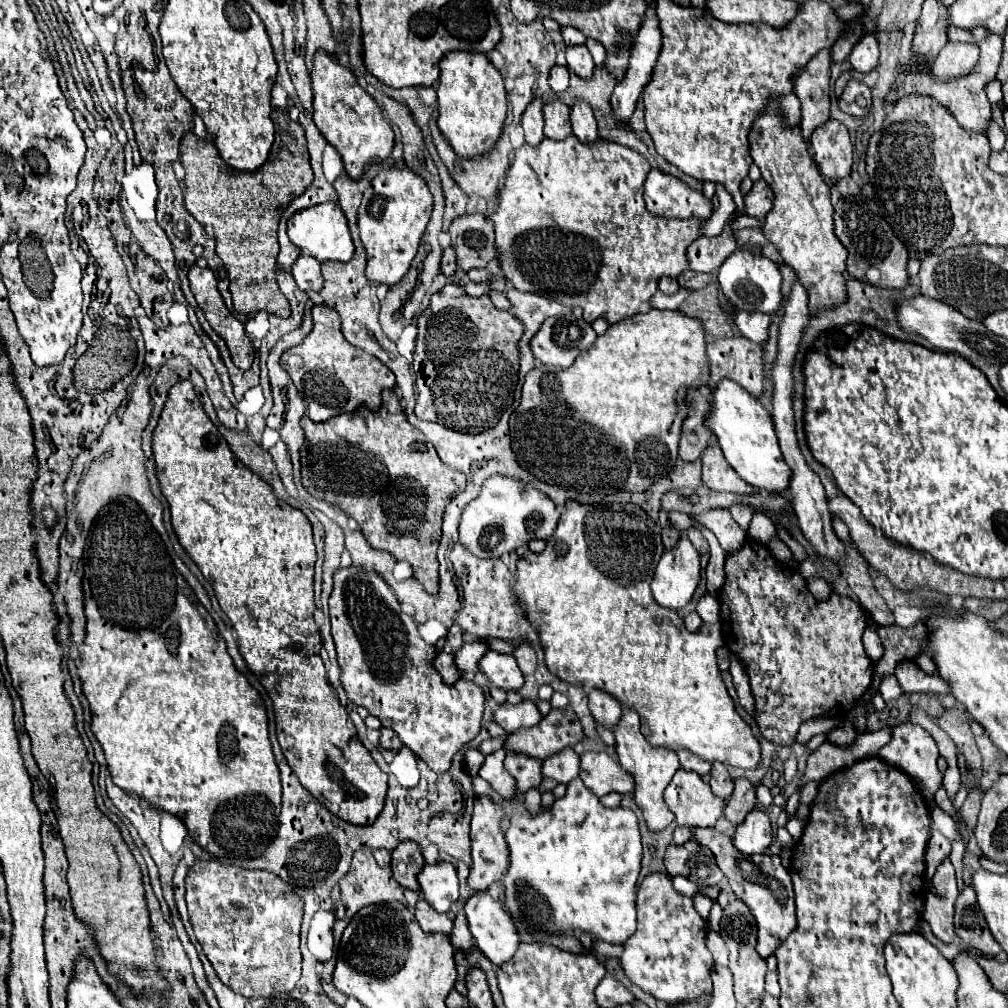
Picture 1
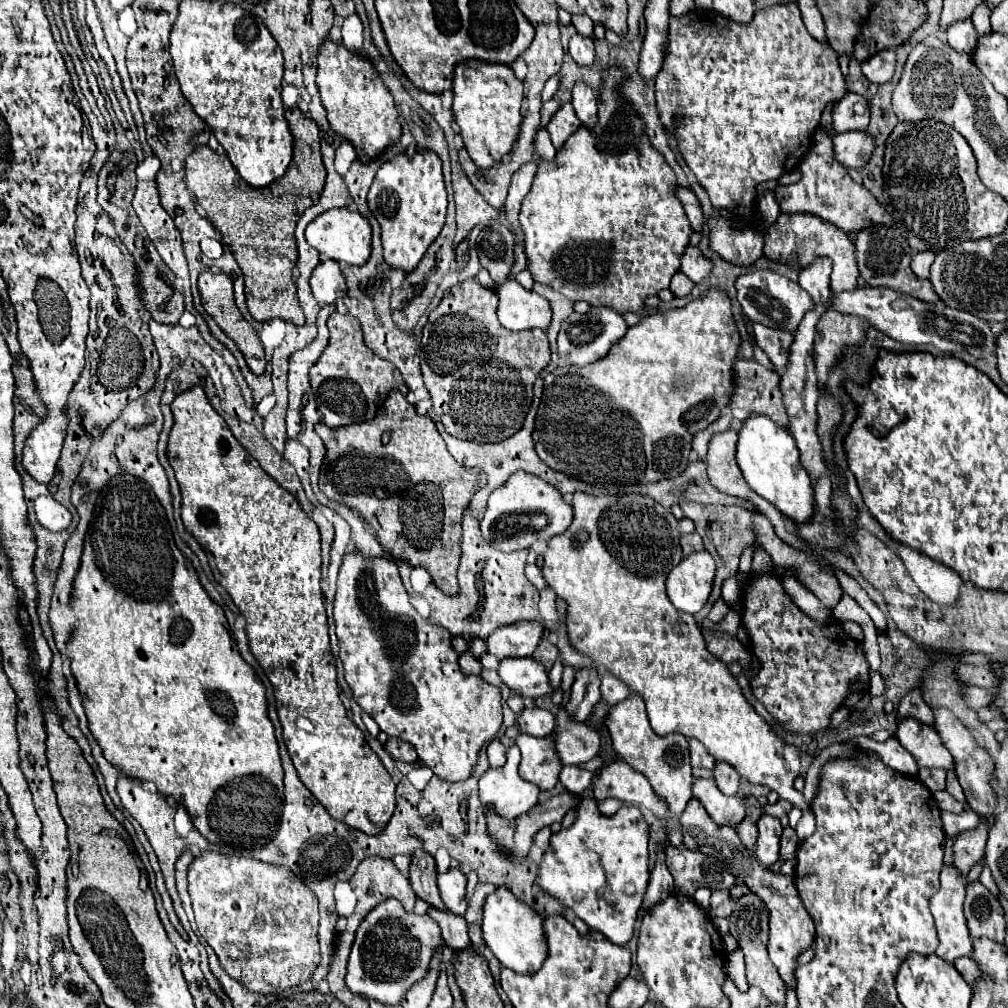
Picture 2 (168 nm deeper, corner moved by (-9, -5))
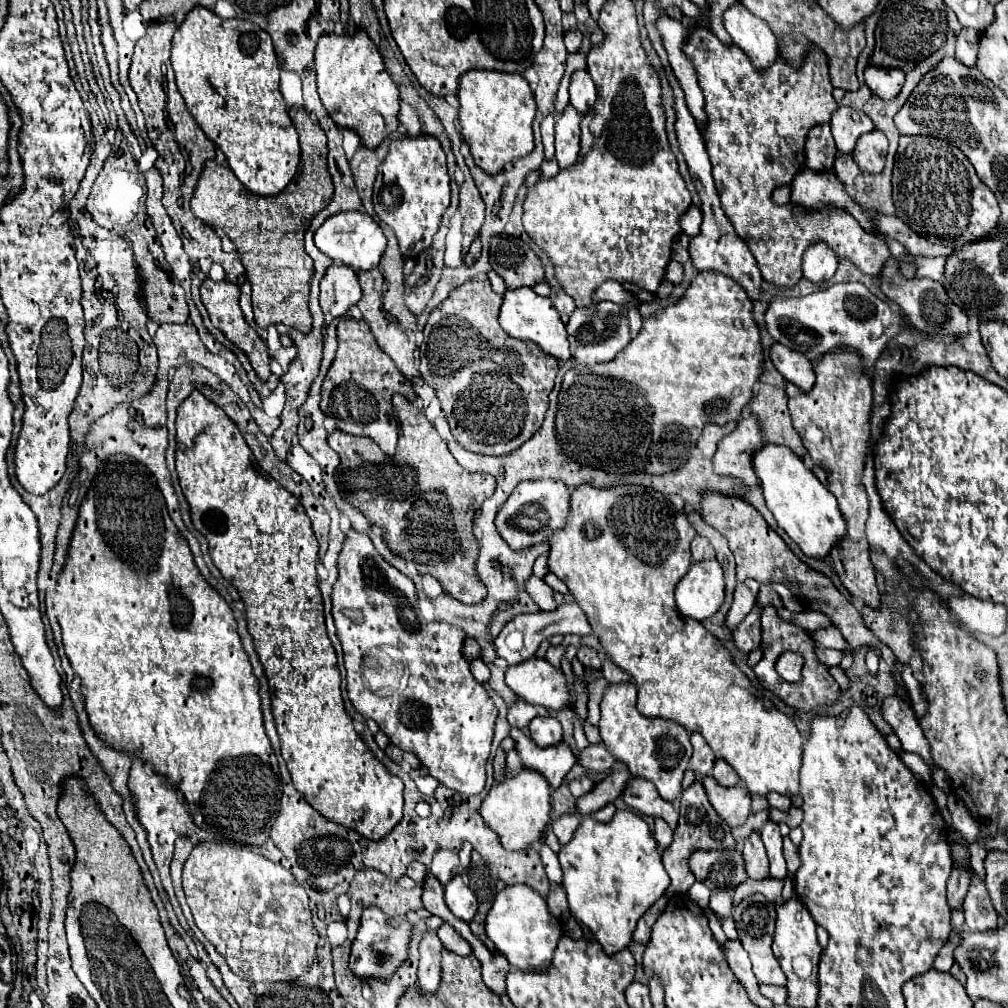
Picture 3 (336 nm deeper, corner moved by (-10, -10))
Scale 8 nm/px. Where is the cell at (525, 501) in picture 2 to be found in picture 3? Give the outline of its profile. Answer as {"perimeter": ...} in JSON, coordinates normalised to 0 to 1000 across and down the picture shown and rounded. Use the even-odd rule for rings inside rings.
{"perimeter":[[[553,476],[517,478],[493,510],[495,530],[499,530],[499,536],[505,538],[509,546],[519,546],[541,538],[551,526],[561,522],[564,508],[564,490],[564,484]]]}

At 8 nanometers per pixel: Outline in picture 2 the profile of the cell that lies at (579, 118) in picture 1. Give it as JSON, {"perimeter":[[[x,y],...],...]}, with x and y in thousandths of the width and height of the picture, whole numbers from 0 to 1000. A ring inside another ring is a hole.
{"perimeter":[[[571,82],[567,88],[567,104],[579,126],[587,128],[593,122],[593,98],[581,82]]]}

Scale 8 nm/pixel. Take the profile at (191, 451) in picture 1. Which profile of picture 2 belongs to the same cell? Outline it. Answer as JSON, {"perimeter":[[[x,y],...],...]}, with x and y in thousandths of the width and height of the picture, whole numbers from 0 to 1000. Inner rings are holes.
{"perimeter":[[[190,384],[183,390],[179,390],[173,398],[171,398],[171,410],[173,410],[173,424],[169,428],[167,434],[167,443],[165,443],[165,451],[167,457],[175,469],[175,477],[179,481],[179,489],[181,489],[181,517],[187,529],[190,529],[194,533],[194,537],[198,539],[198,543],[202,547],[208,549],[210,555],[214,555],[214,576],[228,588],[232,600],[236,602],[236,606],[244,612],[244,626],[246,626],[246,636],[248,636],[248,646],[254,652],[254,656],[260,660],[260,664],[264,666],[268,678],[272,680],[272,689],[274,689],[274,701],[276,701],[276,711],[278,717],[282,721],[282,737],[286,741],[286,747],[290,751],[290,757],[300,773],[300,777],[312,787],[312,791],[323,801],[323,805],[337,816],[343,816],[345,820],[357,822],[363,828],[375,828],[383,816],[387,814],[389,807],[391,807],[391,785],[393,785],[393,773],[381,763],[381,759],[377,757],[375,749],[367,743],[367,739],[361,733],[361,727],[343,711],[343,703],[335,691],[335,676],[333,676],[333,658],[331,652],[327,648],[327,638],[325,638],[325,618],[323,618],[323,606],[319,600],[319,586],[317,586],[317,529],[313,519],[300,507],[298,499],[294,497],[292,491],[288,491],[284,485],[280,485],[266,469],[260,467],[260,463],[256,461],[256,457],[252,453],[248,453],[240,441],[230,434],[230,428],[226,426],[224,418],[210,406],[210,402],[206,400],[200,384]],[[296,711],[304,711],[308,713],[308,717],[312,719],[310,727],[298,725],[294,721],[294,713]]]}

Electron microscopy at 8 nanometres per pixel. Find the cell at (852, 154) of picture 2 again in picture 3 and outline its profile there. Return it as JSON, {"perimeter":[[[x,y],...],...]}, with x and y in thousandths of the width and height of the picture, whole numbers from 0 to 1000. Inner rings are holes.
{"perimeter":[[[872,129],[856,133],[846,151],[846,159],[850,161],[850,165],[862,173],[874,171],[878,167],[878,155],[880,155],[880,135]]]}

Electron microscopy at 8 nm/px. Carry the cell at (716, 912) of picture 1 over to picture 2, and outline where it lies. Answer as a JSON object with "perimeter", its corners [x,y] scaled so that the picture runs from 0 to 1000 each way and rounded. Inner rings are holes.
{"perimeter":[[[730,942],[720,952],[723,955],[719,958],[720,967],[728,972],[734,983],[740,984],[743,981],[743,977],[740,971],[738,946],[736,942]]]}

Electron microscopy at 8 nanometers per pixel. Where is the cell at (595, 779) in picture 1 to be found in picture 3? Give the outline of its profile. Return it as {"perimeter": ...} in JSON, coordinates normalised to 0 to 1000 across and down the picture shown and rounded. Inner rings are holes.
{"perimeter":[[[628,772],[622,784],[616,788],[616,792],[624,802],[642,810],[656,810],[666,821],[672,819],[672,813],[674,813],[672,802],[668,800],[668,796],[658,794],[652,782],[644,774]]]}

